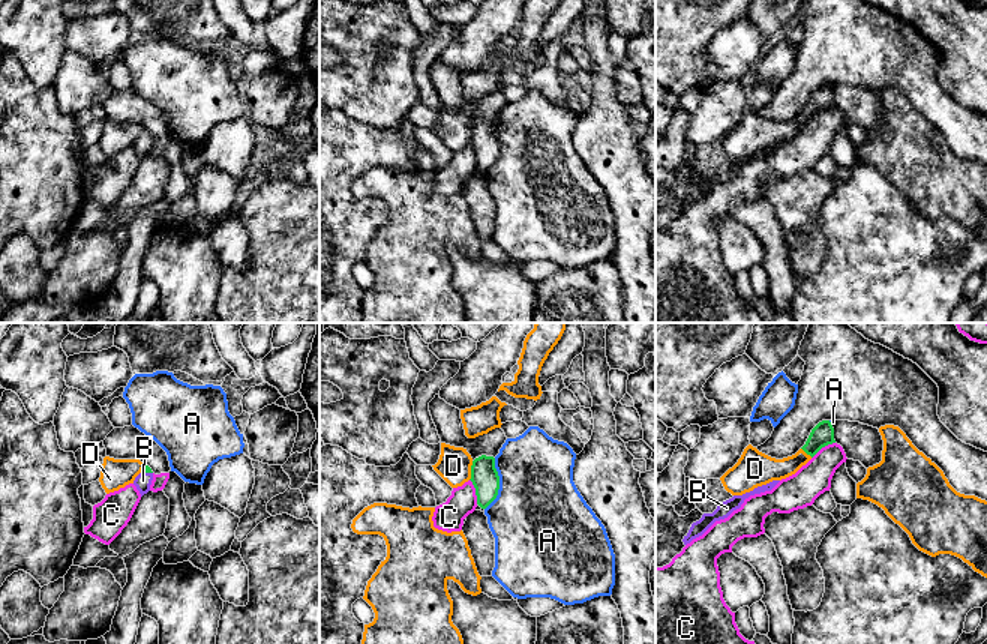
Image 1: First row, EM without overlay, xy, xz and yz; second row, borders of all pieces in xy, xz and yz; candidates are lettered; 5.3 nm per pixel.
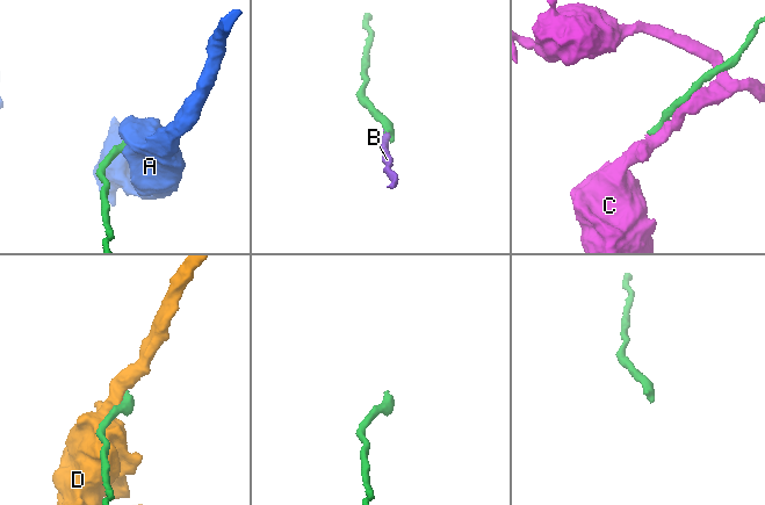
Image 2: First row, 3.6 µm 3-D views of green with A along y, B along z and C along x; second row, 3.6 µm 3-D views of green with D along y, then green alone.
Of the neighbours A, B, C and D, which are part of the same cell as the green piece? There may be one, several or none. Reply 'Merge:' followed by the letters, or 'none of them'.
Merge: B

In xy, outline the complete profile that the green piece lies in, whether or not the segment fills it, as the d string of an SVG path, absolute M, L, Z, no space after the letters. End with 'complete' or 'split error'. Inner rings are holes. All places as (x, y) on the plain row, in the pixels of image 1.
M144 129L142 135L134 144L134 149L140 155L141 161L150 155L152 144L153 135L148 129Z | split error

